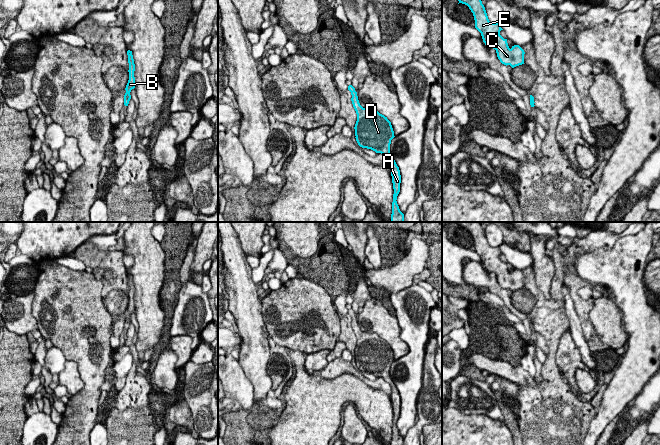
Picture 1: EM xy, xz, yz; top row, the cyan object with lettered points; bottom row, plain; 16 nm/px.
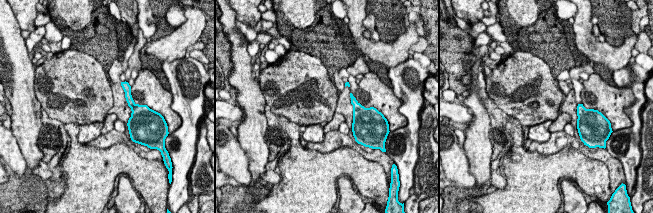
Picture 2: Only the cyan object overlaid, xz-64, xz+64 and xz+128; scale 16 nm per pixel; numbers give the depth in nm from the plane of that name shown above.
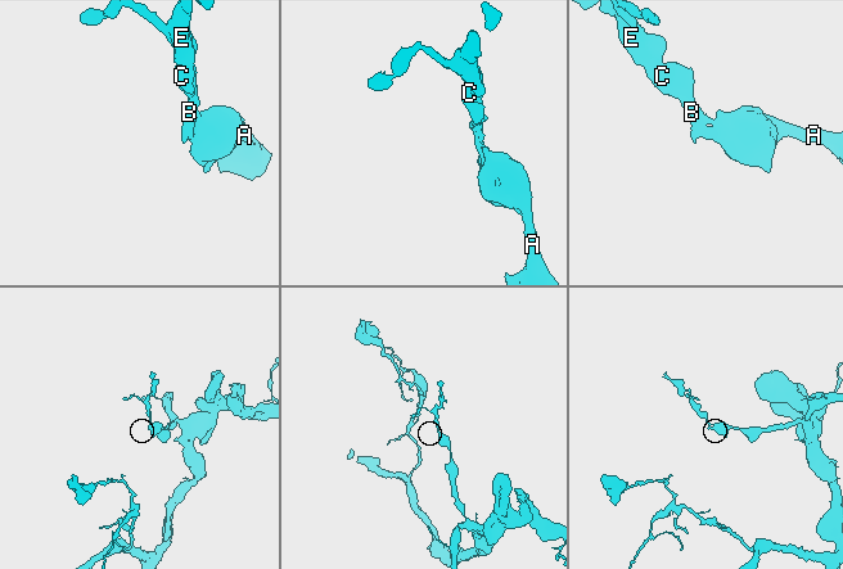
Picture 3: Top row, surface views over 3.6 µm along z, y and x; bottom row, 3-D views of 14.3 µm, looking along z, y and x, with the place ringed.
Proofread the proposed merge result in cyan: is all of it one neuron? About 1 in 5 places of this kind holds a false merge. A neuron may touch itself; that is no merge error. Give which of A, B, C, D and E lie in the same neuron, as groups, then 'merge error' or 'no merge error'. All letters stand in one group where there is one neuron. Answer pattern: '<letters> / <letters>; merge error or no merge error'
A B C D E; no merge error

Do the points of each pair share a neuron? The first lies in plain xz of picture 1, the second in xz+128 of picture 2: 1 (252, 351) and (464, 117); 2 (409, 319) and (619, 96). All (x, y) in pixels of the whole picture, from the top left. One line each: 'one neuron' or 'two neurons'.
1: two neurons
2: two neurons

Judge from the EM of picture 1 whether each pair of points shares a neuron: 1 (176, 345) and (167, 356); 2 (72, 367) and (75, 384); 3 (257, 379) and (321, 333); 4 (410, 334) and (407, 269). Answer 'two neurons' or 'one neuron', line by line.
1: two neurons
2: one neuron
3: two neurons
4: two neurons

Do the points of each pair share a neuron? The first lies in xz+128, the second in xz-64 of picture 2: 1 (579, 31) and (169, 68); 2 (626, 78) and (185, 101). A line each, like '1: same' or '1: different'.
1: different
2: same

